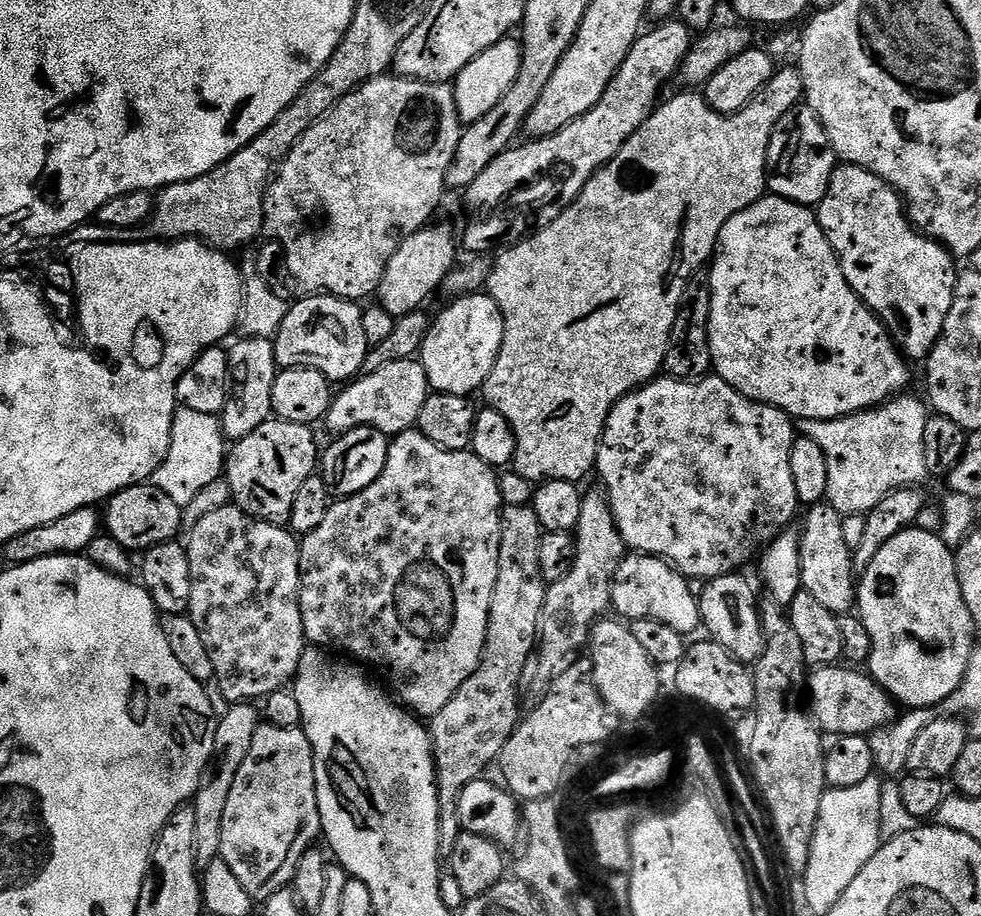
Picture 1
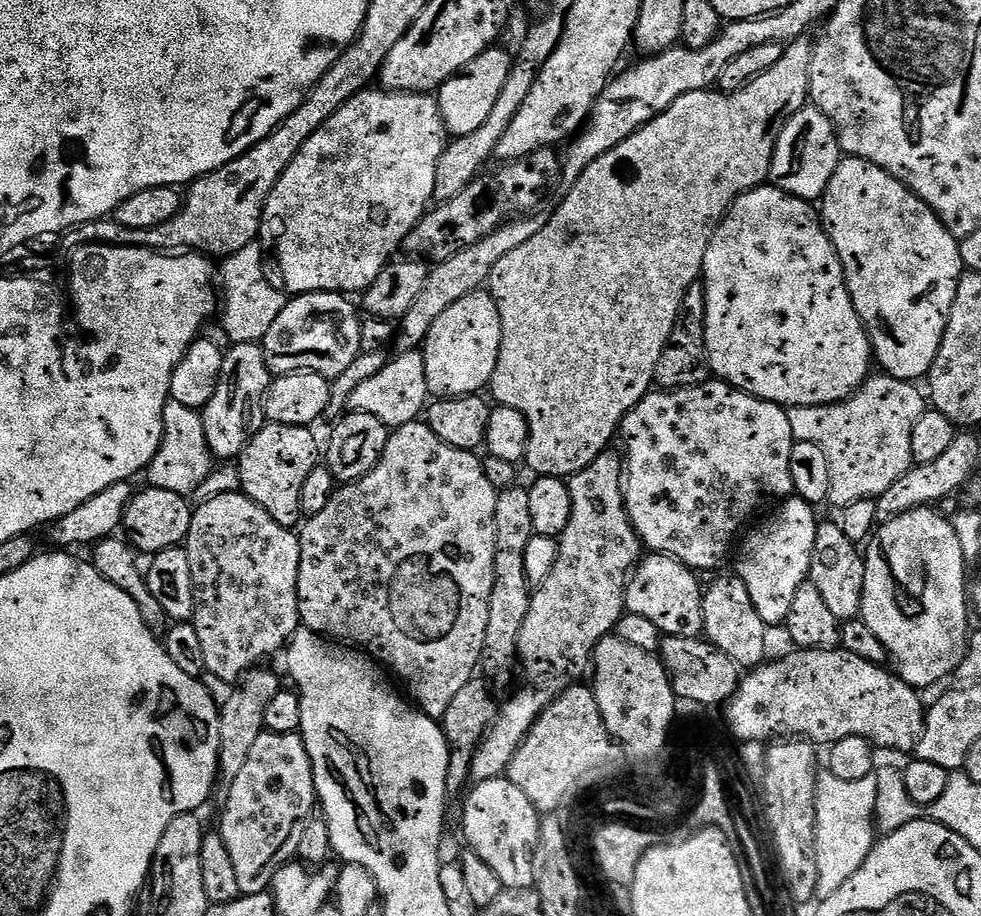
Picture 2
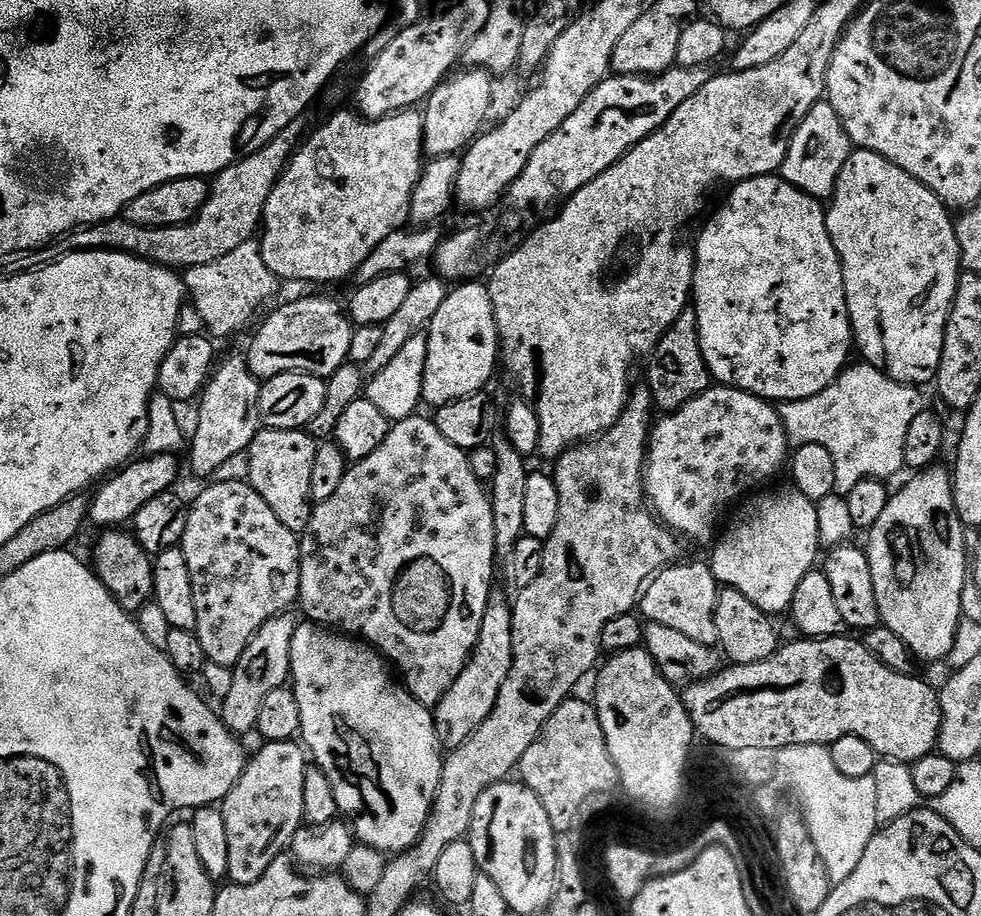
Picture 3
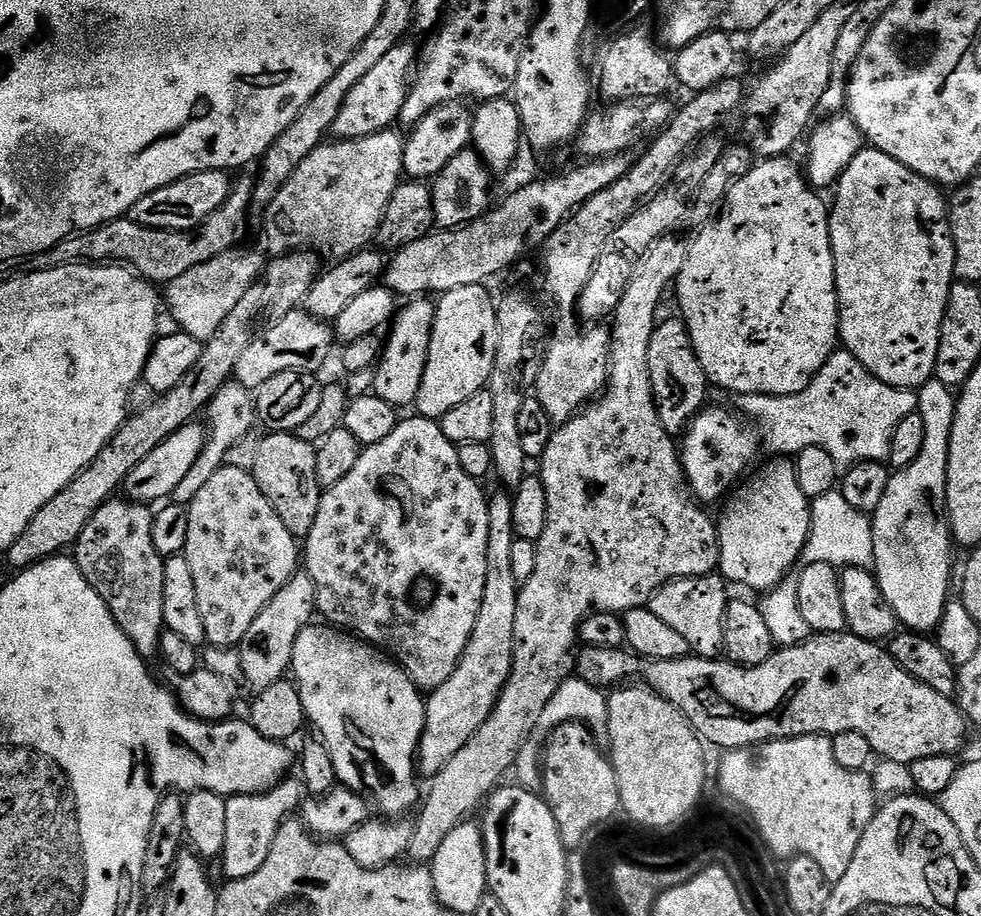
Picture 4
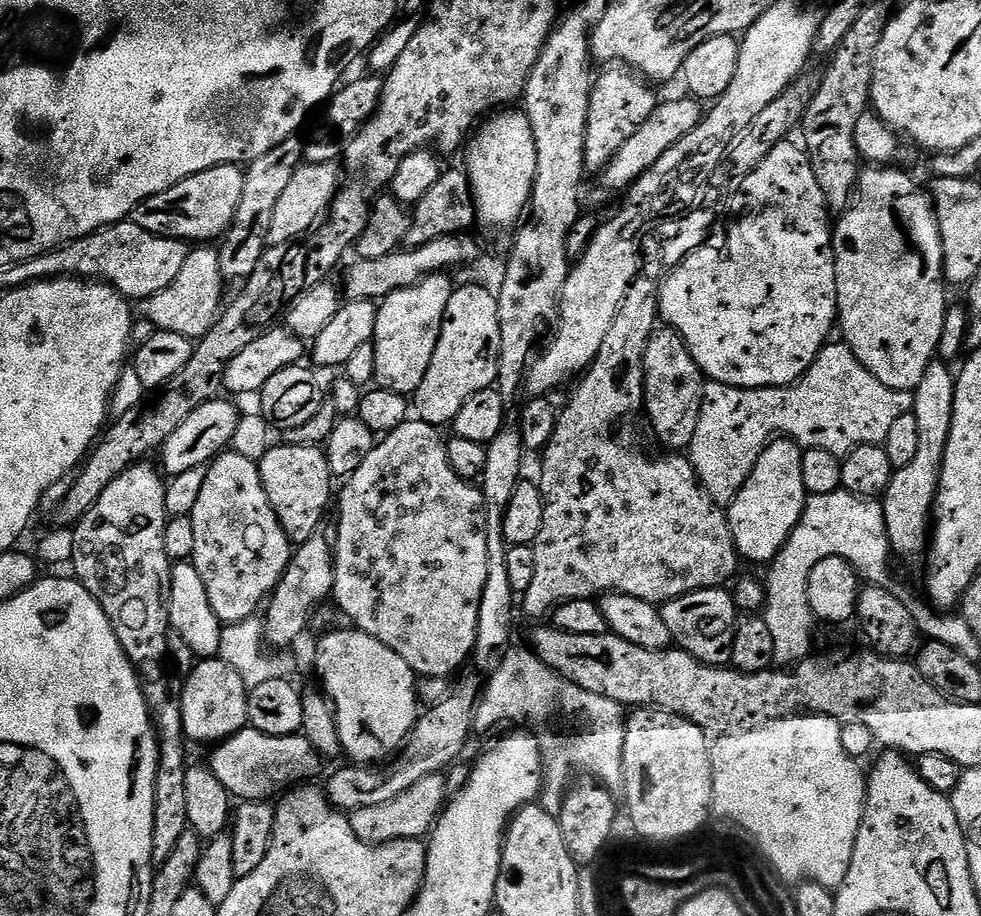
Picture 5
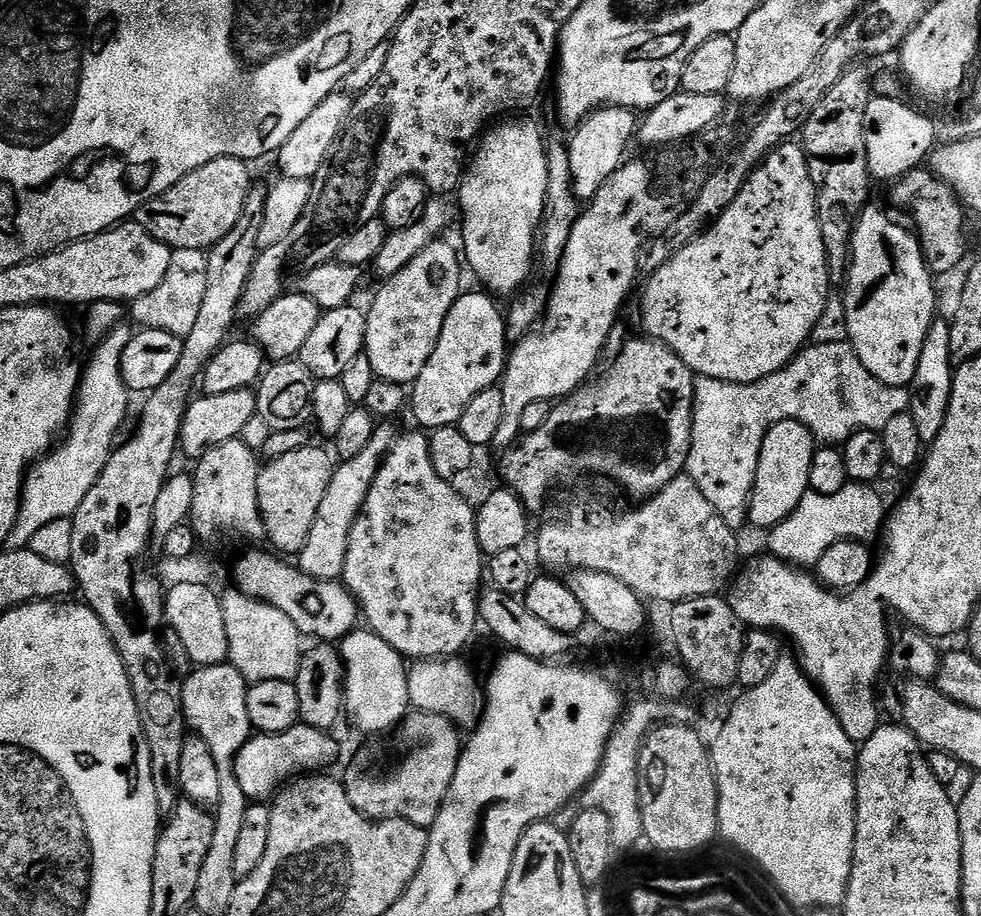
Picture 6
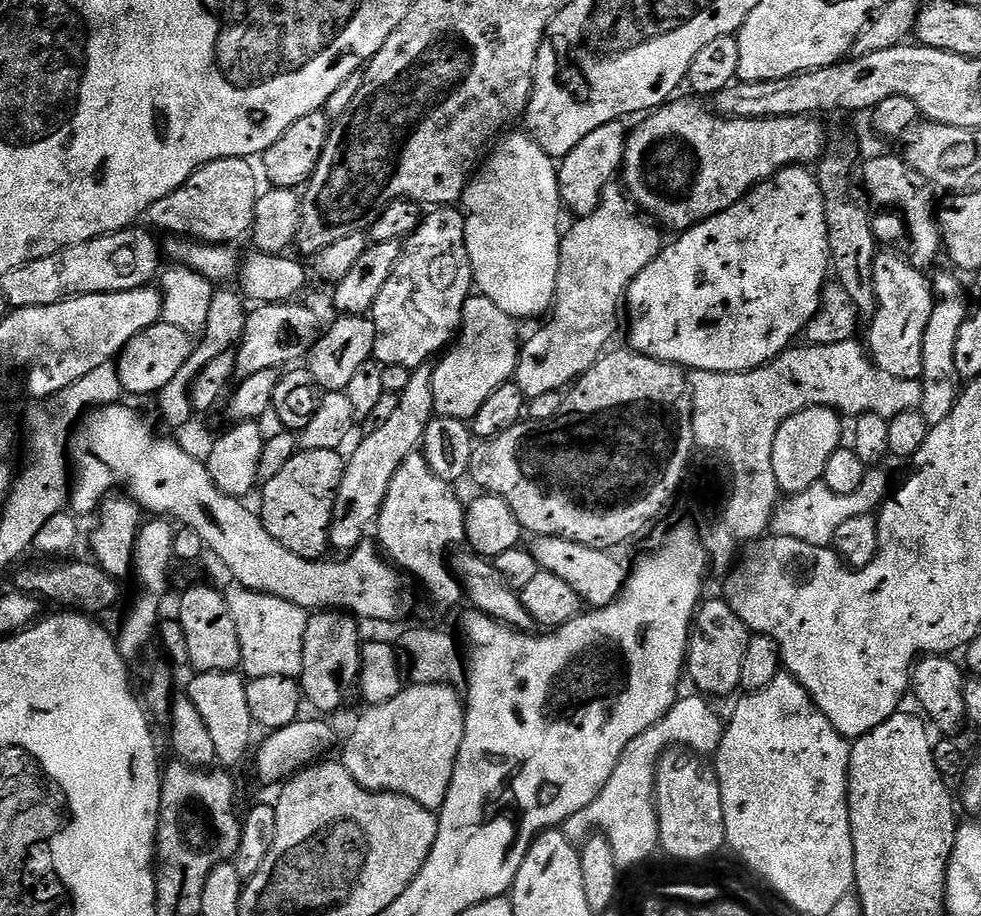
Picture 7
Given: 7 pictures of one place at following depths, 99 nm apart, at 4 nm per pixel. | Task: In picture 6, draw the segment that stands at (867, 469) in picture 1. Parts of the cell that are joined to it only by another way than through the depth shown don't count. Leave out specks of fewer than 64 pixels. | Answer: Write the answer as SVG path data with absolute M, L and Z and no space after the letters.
M809 343L803 352L789 362L785 368L749 384L731 384L709 376L696 376L696 409L692 419L692 449L688 455L687 475L706 494L706 499L733 530L740 530L749 523L747 509L752 498L752 487L756 481L758 462L766 434L778 422L797 420L815 434L817 441L836 446L849 440L856 432L870 430L883 433L886 422L898 418L898 414L909 411L913 393L908 388L886 386L862 364L851 343Z

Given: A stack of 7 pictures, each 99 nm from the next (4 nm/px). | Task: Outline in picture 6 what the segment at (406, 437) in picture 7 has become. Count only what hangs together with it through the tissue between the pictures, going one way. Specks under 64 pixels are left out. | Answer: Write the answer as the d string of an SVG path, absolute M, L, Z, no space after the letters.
M377 430L370 446L366 446L362 454L349 456L337 463L334 478L326 490L326 498L322 498L322 506L318 506L318 518L314 520L310 538L298 553L298 564L303 571L322 580L340 580L343 577L356 519L374 486L376 475L384 467L384 458L392 449L393 443L394 436L384 430Z

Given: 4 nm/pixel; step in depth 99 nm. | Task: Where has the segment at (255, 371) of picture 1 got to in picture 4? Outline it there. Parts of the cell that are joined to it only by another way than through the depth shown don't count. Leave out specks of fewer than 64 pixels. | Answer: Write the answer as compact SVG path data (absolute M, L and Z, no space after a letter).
M235 382L224 384L222 390L218 390L218 394L214 394L214 398L208 403L207 416L208 441L202 454L198 454L198 462L194 462L194 466L190 466L186 478L182 478L178 490L174 490L171 499L177 504L186 506L191 502L194 494L198 494L198 490L202 490L202 486L206 486L206 482L210 482L210 477L218 474L218 470L225 467L224 459L226 453L230 451L230 446L234 446L234 442L242 442L242 438L246 438L253 431L252 423L255 425L258 420L253 393Z

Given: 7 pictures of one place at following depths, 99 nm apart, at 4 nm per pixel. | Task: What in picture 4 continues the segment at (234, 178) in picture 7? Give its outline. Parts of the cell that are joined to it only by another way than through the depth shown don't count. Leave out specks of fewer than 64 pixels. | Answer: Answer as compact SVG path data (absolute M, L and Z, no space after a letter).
M202 170L174 182L170 186L162 186L162 190L154 190L146 194L134 205L130 218L135 224L141 224L154 230L167 228L170 232L191 232L199 224L206 222L214 210L218 210L226 202L234 180L227 171Z

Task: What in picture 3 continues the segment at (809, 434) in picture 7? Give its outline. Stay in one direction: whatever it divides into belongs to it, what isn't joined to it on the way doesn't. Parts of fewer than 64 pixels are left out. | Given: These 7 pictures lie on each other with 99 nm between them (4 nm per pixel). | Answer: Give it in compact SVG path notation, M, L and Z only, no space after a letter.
M794 486L787 487L780 488L777 492L761 491L756 494L761 496L753 495L747 502L741 503L740 513L733 518L728 533L724 537L721 535L711 549L713 552L710 567L716 583L746 594L746 598L750 598L750 602L754 602L758 610L767 612L773 618L779 617L779 612L787 613L791 609L794 590L798 590L802 578L806 578L806 574L810 574L817 567L816 555L822 552L817 501L806 498L806 494L802 494Z

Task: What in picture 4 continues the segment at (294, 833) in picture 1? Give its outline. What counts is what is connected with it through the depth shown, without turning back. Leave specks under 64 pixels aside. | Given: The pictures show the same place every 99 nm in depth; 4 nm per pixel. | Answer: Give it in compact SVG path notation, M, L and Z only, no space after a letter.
M285 778L276 788L269 792L256 792L252 796L230 796L226 799L226 846L222 863L224 863L225 881L250 878L250 874L258 874L270 854L270 846L274 846L274 838L278 838L278 830L293 815L292 812L301 807L306 796L306 789L299 779Z

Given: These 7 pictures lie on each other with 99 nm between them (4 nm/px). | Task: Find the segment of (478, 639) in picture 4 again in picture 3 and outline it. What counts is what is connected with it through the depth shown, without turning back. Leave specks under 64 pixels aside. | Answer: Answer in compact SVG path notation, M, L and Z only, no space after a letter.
M500 590L493 591L486 606L486 618L482 618L482 630L478 634L472 657L454 682L454 686L450 686L450 690L434 709L436 733L445 749L451 750L464 745L496 705L498 691L501 690L502 683L509 676L510 666L513 665L513 611L510 600L507 600Z

